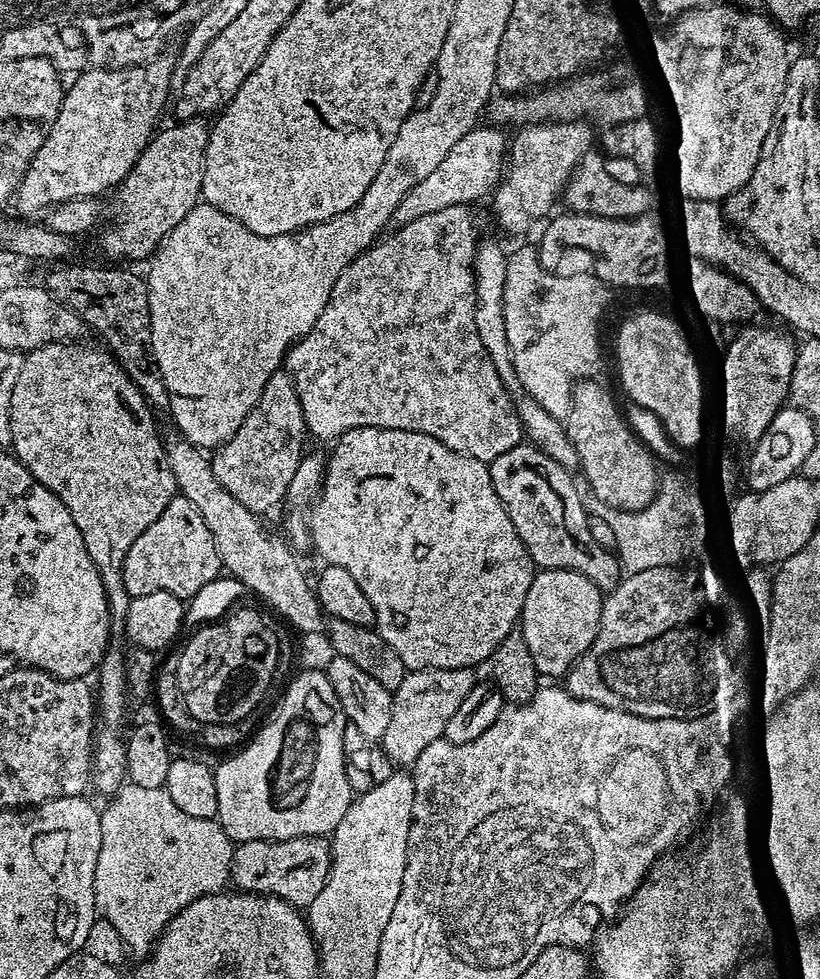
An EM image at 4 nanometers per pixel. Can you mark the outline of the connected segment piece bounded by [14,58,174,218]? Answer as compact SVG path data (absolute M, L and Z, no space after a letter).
M164 58L149 60L147 64L138 64L135 68L90 68L79 73L73 80L76 81L72 85L67 85L64 101L50 126L46 142L42 142L38 154L34 154L16 189L14 208L16 204L17 210L24 215L21 217L35 217L32 216L35 212L43 213L52 205L67 200L80 200L84 196L100 198L104 191L107 193L115 189L126 178L126 174L152 139L157 127L156 119L168 98L168 90L174 86L172 68Z

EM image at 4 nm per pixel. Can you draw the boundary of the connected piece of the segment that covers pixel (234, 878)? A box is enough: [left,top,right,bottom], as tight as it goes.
[230,836,331,910]

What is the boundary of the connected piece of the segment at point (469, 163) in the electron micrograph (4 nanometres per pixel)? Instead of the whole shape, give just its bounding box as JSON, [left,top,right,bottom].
[392,126,502,225]

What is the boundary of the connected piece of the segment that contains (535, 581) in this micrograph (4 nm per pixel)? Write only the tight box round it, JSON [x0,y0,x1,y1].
[518,568,598,677]

